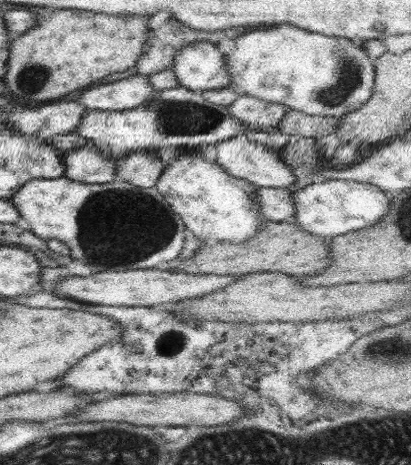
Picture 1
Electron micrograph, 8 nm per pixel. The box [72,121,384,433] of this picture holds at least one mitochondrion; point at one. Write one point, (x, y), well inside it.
(116, 227)

